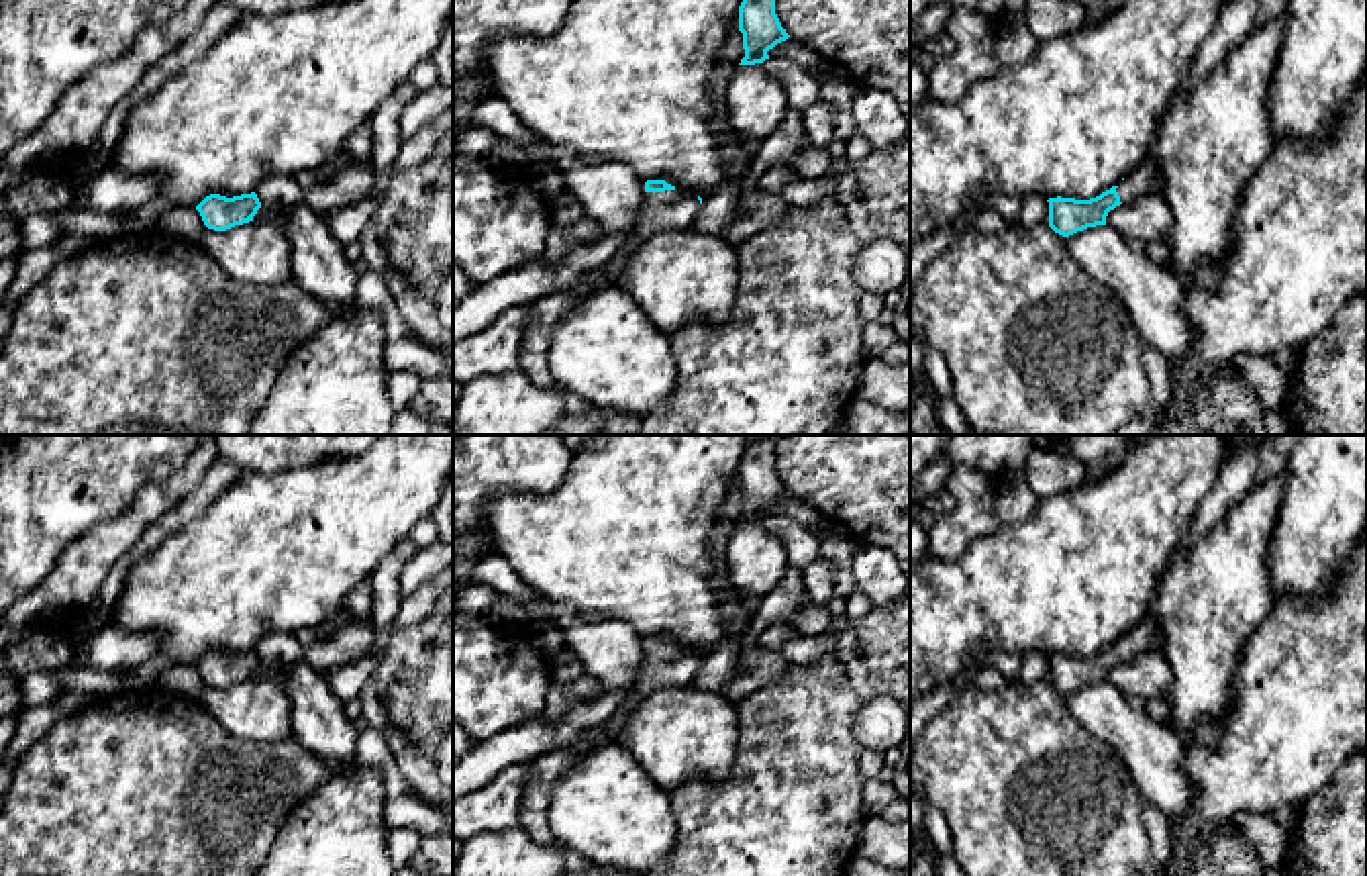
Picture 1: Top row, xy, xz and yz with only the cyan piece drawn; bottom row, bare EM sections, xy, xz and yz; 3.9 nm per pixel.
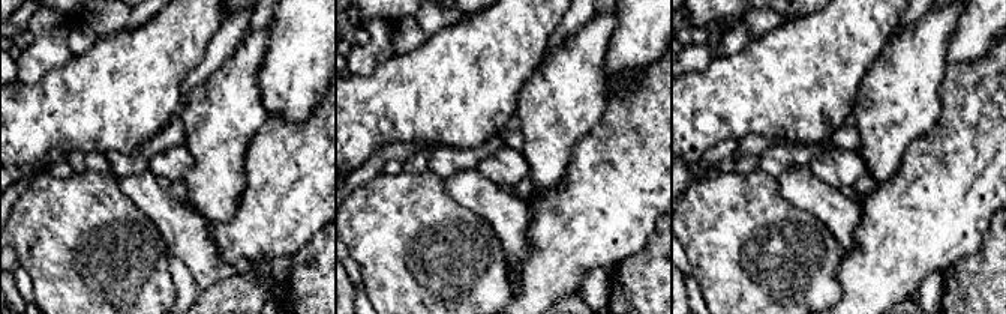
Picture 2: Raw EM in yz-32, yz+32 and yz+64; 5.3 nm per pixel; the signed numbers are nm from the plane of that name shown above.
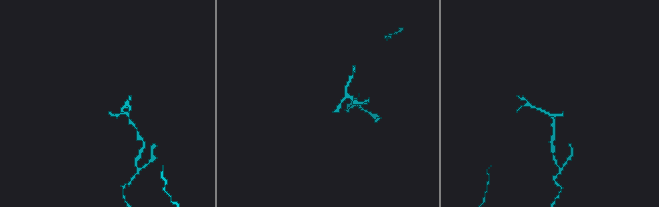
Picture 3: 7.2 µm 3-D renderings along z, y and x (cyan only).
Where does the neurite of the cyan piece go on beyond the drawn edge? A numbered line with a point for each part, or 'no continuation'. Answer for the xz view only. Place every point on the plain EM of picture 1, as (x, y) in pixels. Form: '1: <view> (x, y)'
1: xz (674, 666)

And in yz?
1: yz (1137, 640)

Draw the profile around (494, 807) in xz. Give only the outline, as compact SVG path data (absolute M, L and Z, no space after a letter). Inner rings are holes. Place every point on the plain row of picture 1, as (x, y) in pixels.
M530 764L508 766L496 782L453 802L453 837L467 841L486 831L518 825Z

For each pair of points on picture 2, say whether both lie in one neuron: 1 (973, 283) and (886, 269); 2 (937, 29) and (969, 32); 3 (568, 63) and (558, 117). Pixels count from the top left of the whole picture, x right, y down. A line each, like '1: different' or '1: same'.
1: different
2: different
3: same

